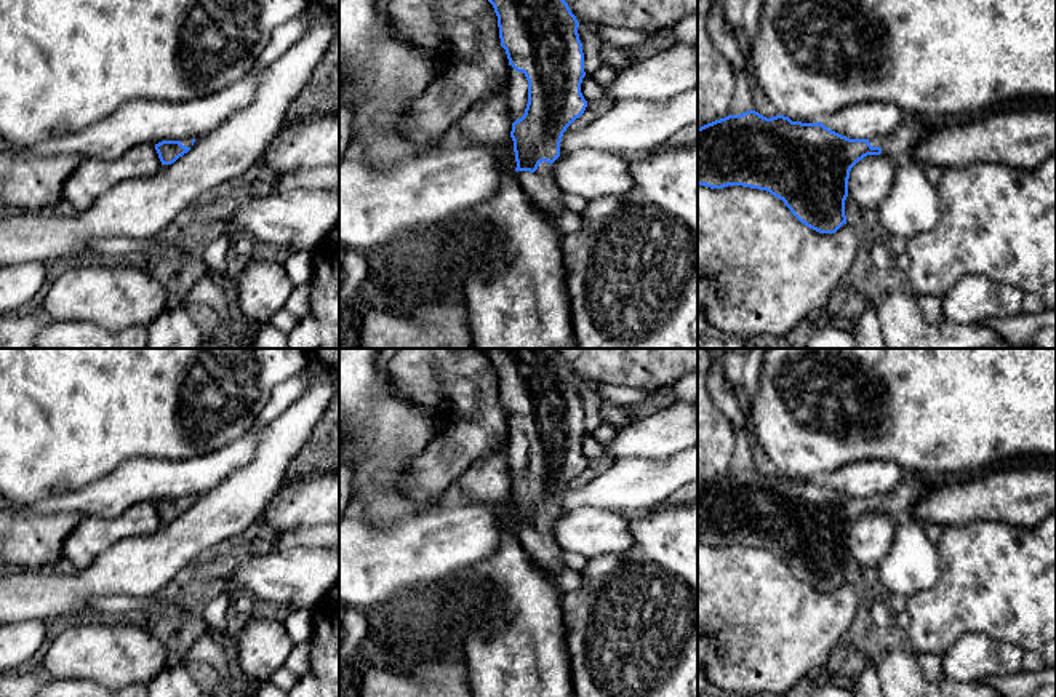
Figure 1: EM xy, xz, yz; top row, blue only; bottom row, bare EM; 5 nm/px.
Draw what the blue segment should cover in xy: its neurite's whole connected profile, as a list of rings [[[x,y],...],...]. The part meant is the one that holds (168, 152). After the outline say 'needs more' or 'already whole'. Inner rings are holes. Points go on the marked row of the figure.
[[[182,137],[181,141],[162,141],[155,144],[155,150],[158,153],[158,158],[162,165],[171,165],[179,157],[187,153],[190,147],[194,145],[195,139],[192,137]]]; needs more

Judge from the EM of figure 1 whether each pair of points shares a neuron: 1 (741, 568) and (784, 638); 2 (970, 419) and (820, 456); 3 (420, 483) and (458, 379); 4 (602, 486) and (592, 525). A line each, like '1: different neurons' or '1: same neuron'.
1: same neuron
2: same neuron
3: same neuron
4: different neurons

